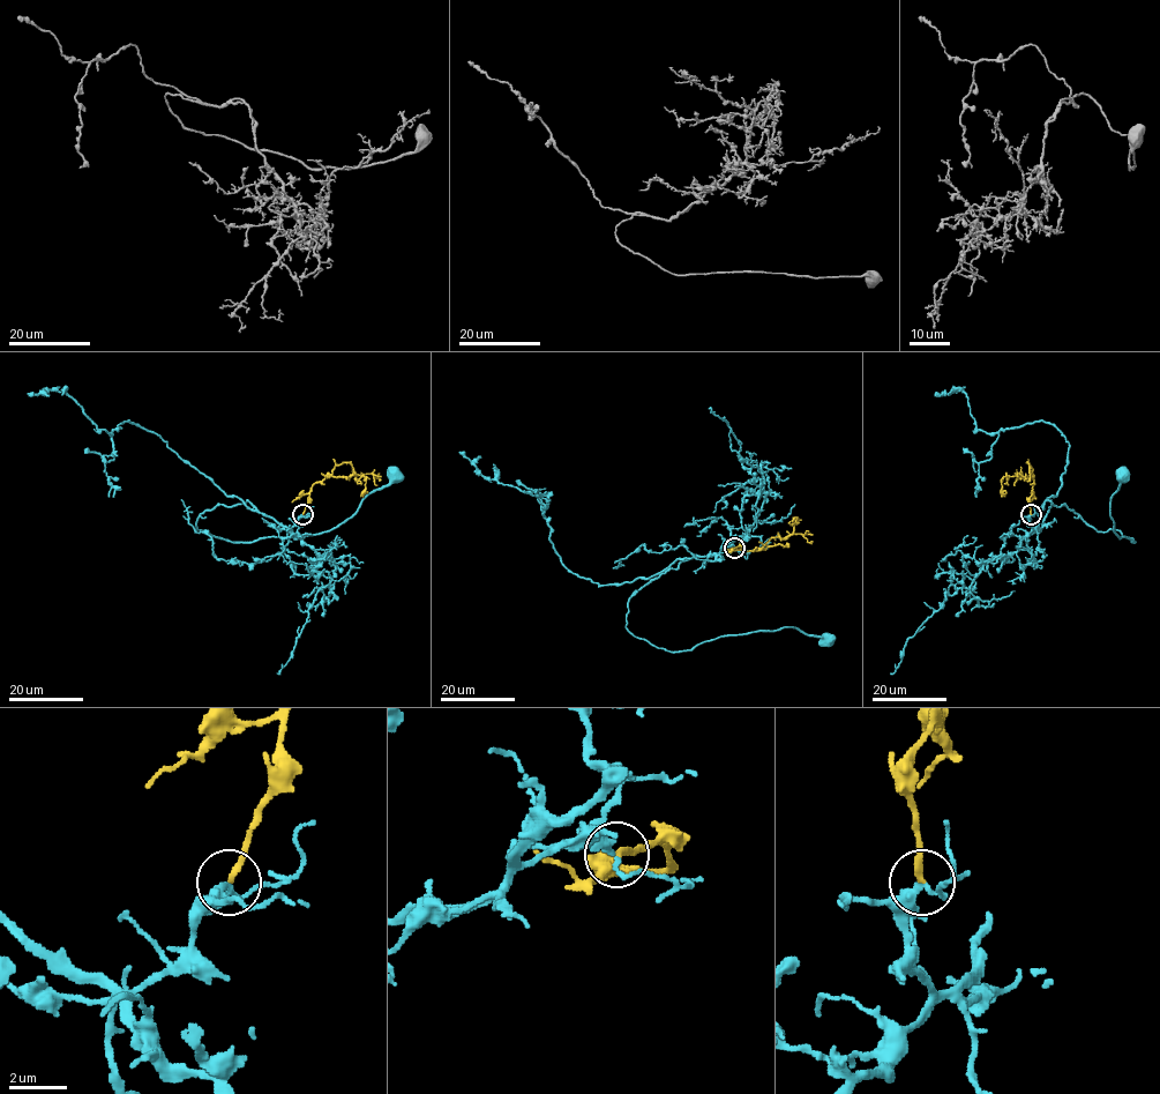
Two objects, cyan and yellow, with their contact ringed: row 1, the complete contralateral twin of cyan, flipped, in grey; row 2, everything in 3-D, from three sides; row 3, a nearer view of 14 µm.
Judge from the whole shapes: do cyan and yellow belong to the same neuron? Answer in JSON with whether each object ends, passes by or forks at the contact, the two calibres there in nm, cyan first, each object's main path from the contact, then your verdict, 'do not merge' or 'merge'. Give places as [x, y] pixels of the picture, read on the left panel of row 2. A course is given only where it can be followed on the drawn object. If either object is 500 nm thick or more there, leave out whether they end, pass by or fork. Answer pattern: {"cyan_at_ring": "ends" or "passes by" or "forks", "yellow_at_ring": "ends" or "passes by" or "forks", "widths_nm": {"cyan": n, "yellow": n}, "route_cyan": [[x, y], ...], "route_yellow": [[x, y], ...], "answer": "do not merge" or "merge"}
{"cyan_at_ring": "passes by", "yellow_at_ring": "ends", "widths_nm": {"cyan": 280, "yellow": 200}, "route_cyan": [[302, 514], [287, 528], [248, 500], [219, 504], [204, 511], [194, 529], [241, 542], [327, 531], [395, 475]], "route_yellow": [[302, 514], [311, 488], [331, 475], [365, 476], [365, 493], [367, 491]], "answer": "merge"}

